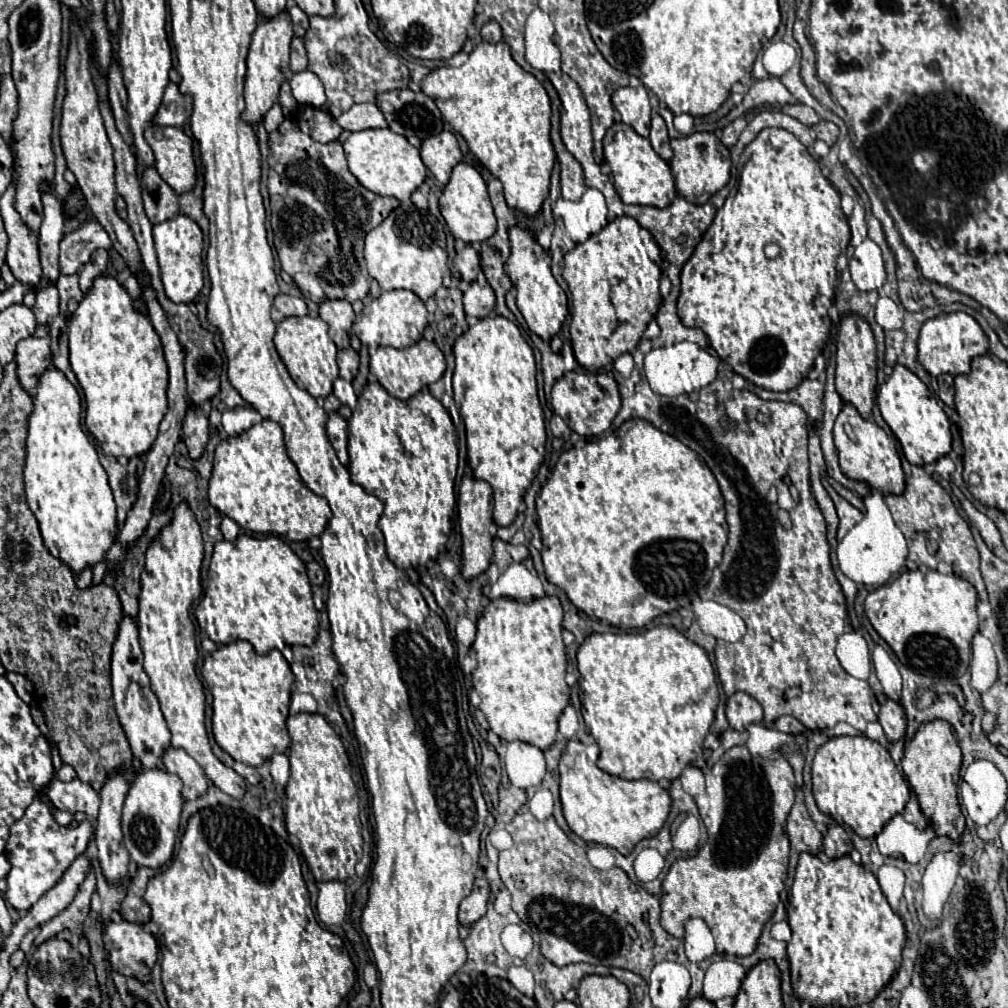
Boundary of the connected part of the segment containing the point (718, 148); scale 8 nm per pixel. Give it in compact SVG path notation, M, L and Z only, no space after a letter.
M694 132L688 136L674 138L672 142L674 156L670 160L672 176L676 180L676 188L688 202L708 202L712 194L716 194L722 186L728 184L730 180L730 150L720 142L720 138L714 132Z

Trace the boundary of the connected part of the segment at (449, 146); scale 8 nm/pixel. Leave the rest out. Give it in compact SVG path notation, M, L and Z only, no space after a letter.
M442 130L440 134L428 136L422 140L420 156L424 166L442 182L448 182L448 176L456 162L462 160L462 152L458 148L458 142L450 130Z

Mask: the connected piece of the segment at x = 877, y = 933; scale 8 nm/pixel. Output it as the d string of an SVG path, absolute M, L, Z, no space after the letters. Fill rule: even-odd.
M804 852L800 854L790 894L788 922L792 926L792 938L788 942L788 958L794 994L800 1000L810 1002L810 1006L828 1006L832 1000L840 1006L872 1002L900 968L902 948L906 942L904 920L890 908L876 876L862 864L856 864L848 854L820 860L820 856Z

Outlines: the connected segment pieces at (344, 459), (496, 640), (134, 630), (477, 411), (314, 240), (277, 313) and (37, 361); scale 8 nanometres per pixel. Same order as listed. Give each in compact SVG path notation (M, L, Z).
M330 412L330 420L328 420L326 428L328 428L328 438L330 438L340 462L344 466L348 466L348 452L346 452L346 446L348 446L348 422L338 412Z
M544 596L544 598L534 598L532 602L520 602L520 600L512 600L512 598L496 598L490 600L490 604L484 608L484 614L478 618L478 636L470 648L470 656L476 658L478 668L474 670L472 678L474 678L474 690L480 694L482 704L480 710L486 714L490 728L502 738L502 740L522 740L528 744L538 746L540 750L546 750L548 746L554 744L556 740L556 732L558 732L558 716L562 714L562 710L568 706L570 702L570 694L568 694L568 684L566 684L566 652L564 652L564 642L562 642L562 606L560 600L556 596Z
M124 616L118 628L118 636L112 646L112 688L114 688L114 706L124 726L126 738L130 742L132 754L140 754L142 768L156 768L160 764L160 754L164 746L170 744L170 730L164 722L156 694L150 688L150 678L144 674L142 650L138 644L138 626L136 620Z
M494 314L494 318L480 318L474 326L470 326L462 336L456 338L454 356L456 370L452 386L454 398L460 406L460 415L466 424L470 468L476 478L482 478L492 486L494 522L500 526L510 526L518 514L518 506L526 488L538 474L546 452L546 426L544 412L538 400L534 352L512 320Z
M286 118L280 128L272 130L270 132L270 172L268 172L268 192L270 192L270 206L272 206L272 230L274 230L274 248L278 252L278 258L280 258L280 264L282 264L282 270L290 276L294 276L296 272L316 272L318 278L322 280L322 290L326 292L324 296L326 298L342 298L342 300L348 300L348 302L356 302L356 300L364 300L368 296L368 290L370 290L370 274L366 270L366 260L364 260L364 236L368 234L368 230L376 228L392 210L396 210L400 206L400 202L396 198L388 198L388 196L378 196L370 190L366 190L348 170L346 166L346 154L344 154L344 148L342 148L342 142L340 140L332 140L332 142L316 142L310 134L304 134L298 126L296 120L292 118Z
M278 294L272 304L272 320L274 322L282 322L284 318L306 316L306 314L308 314L308 306L306 306L304 298L298 298L298 296Z
M50 336L46 338L26 338L20 340L16 346L16 374L20 386L30 392L36 388L38 376L50 366L52 362L52 348Z

